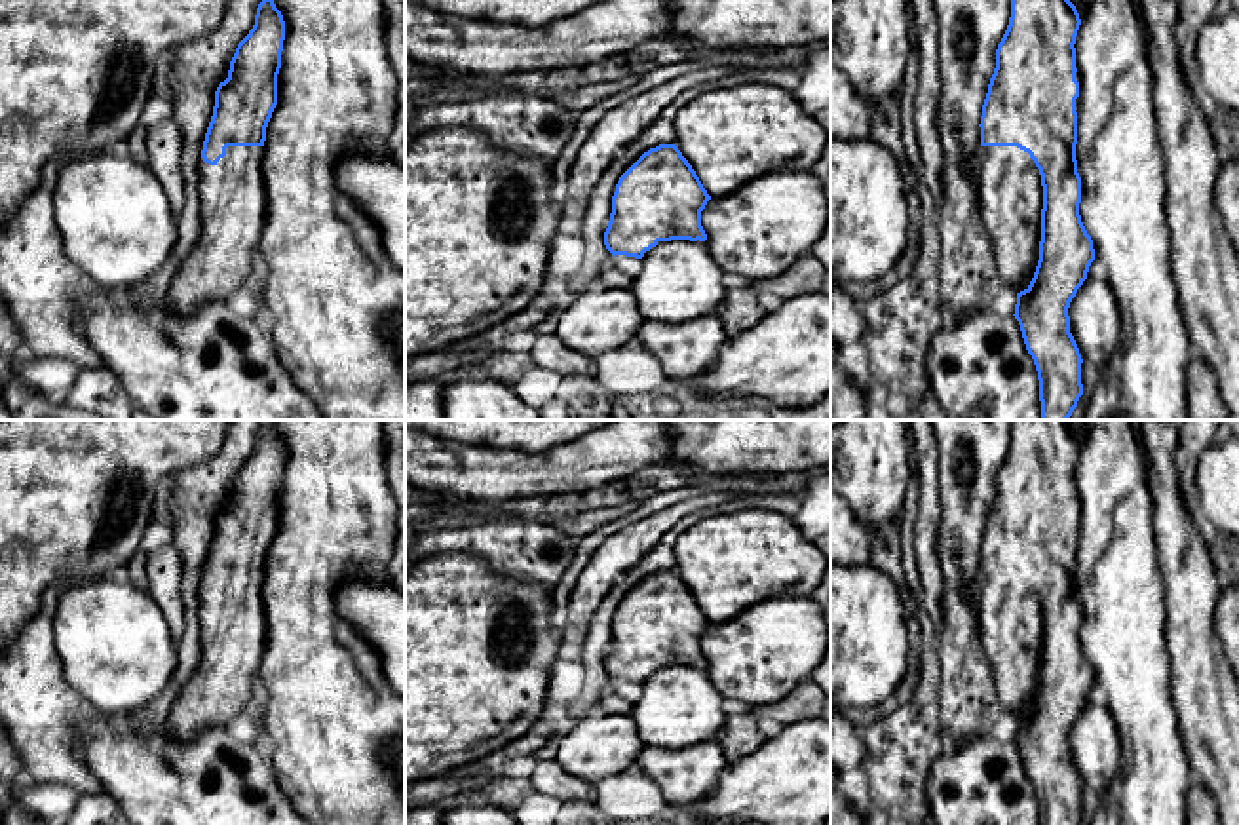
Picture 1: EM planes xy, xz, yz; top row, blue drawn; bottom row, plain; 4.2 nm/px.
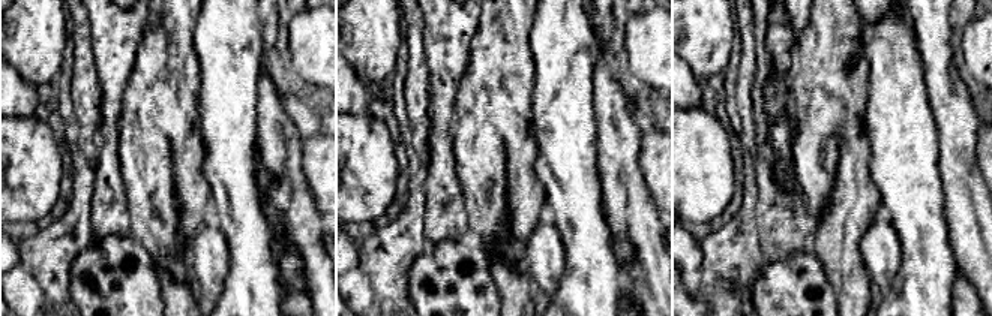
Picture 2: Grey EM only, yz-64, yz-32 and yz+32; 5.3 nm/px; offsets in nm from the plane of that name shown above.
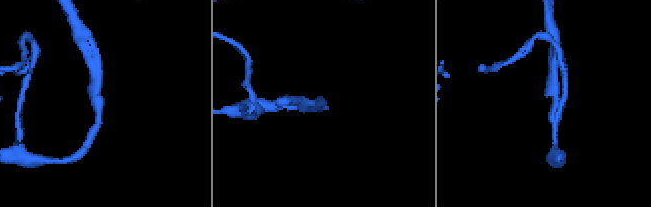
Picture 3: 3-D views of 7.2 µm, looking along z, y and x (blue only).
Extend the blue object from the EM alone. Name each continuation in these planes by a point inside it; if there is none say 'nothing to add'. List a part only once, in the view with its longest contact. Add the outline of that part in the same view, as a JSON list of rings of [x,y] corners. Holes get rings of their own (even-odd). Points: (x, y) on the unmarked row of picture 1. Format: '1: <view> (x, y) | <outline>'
1: yz (1010, 611) | [[[1017,572],[979,576],[981,644],[1005,713],[1028,715],[1041,667],[1043,612],[1028,578]]]

